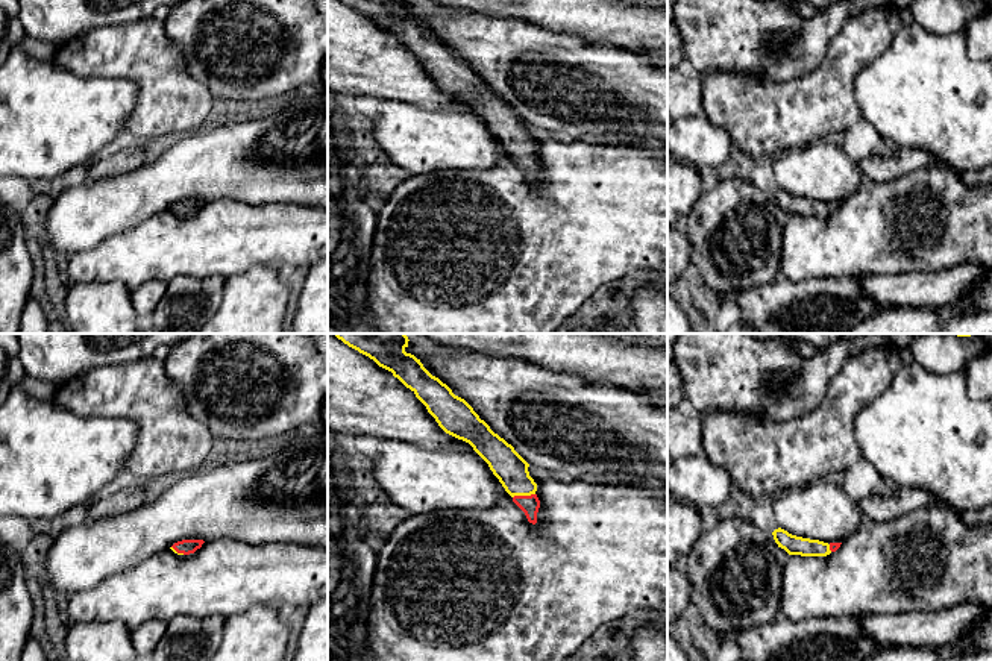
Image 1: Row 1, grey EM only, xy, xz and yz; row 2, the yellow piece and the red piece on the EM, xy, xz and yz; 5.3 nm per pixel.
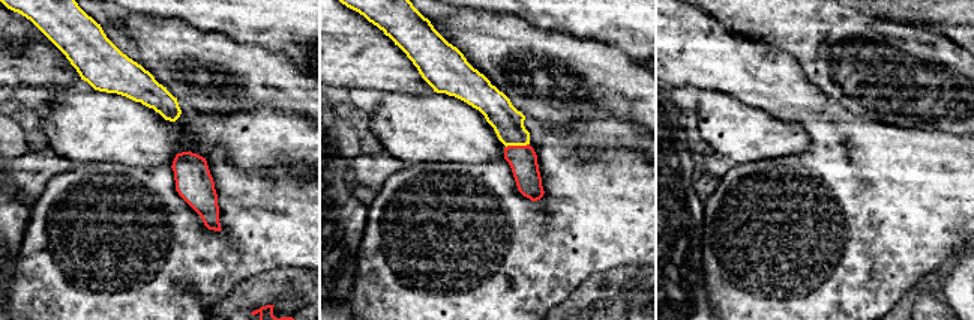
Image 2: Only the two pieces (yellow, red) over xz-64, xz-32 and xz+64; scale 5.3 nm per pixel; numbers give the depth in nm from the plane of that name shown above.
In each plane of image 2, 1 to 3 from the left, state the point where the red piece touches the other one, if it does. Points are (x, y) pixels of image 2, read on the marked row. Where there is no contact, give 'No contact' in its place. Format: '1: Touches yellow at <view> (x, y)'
1: No contact
2: Touches yellow at xz-32 (517, 144)
3: No contact

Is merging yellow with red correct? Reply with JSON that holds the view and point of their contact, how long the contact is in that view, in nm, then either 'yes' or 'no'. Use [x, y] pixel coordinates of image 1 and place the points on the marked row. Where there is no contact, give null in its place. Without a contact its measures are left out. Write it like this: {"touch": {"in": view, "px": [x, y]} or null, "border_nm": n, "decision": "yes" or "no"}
{"touch": {"in": "xz", "px": [524, 494]}, "border_nm": 120, "decision": "yes"}

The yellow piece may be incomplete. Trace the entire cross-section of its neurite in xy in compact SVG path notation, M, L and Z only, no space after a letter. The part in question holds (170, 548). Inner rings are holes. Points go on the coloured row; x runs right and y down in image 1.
M182 540L174 543L170 549L177 555L190 555L202 547L203 540Z

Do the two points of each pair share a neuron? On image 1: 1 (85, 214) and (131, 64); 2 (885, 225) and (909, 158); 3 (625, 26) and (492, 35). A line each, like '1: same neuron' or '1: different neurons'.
1: different neurons
2: different neurons
3: different neurons

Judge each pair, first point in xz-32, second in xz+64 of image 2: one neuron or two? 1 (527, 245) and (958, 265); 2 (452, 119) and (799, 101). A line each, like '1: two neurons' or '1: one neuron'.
1: two neurons
2: two neurons

